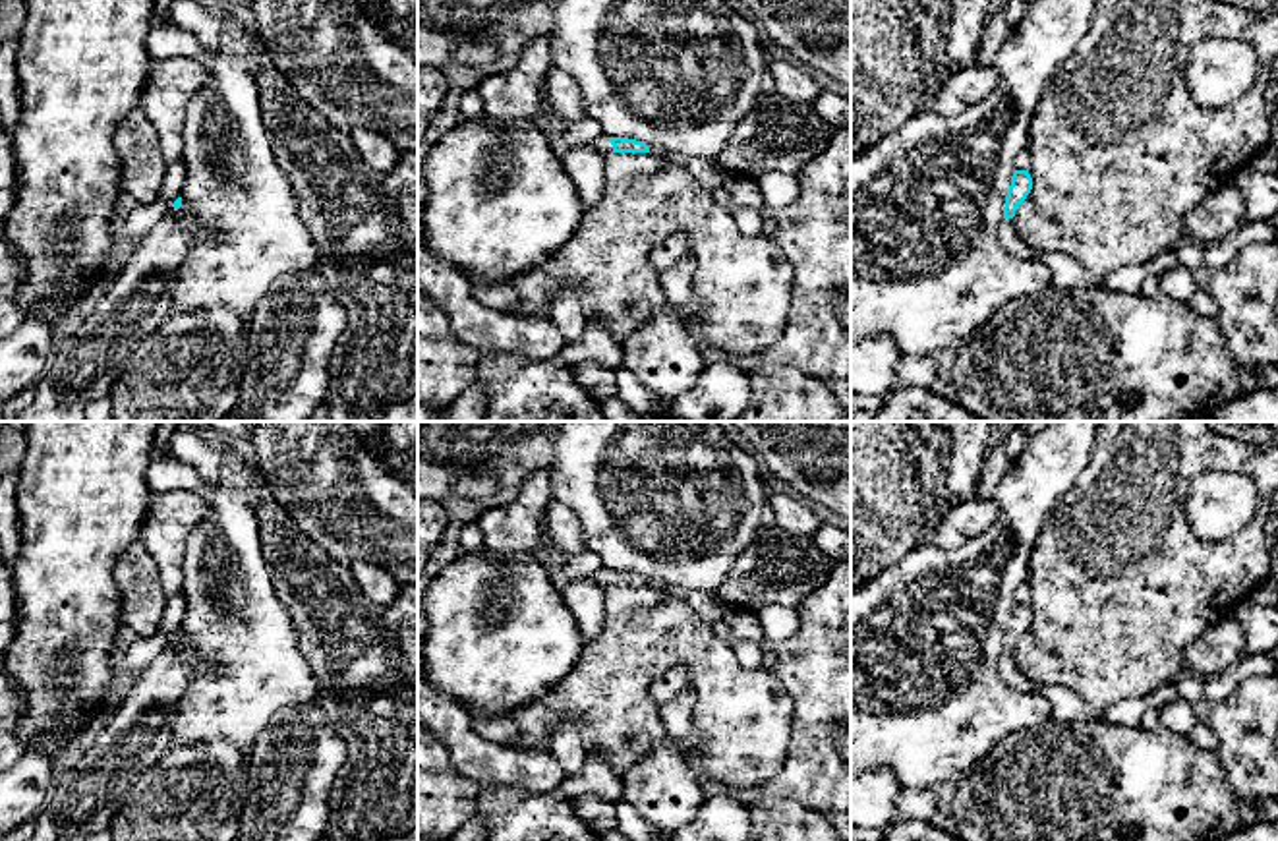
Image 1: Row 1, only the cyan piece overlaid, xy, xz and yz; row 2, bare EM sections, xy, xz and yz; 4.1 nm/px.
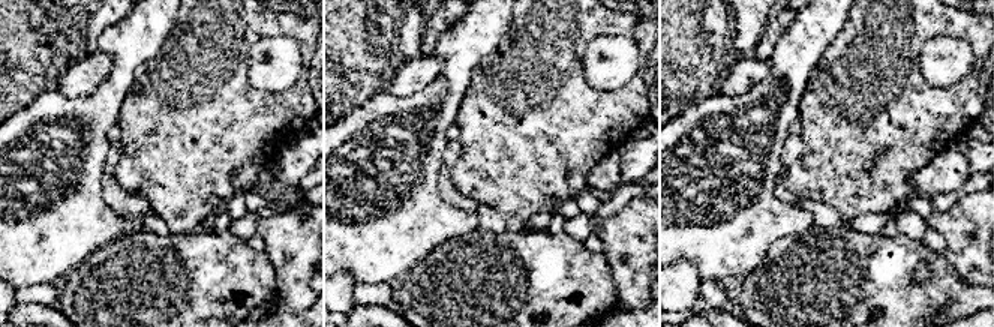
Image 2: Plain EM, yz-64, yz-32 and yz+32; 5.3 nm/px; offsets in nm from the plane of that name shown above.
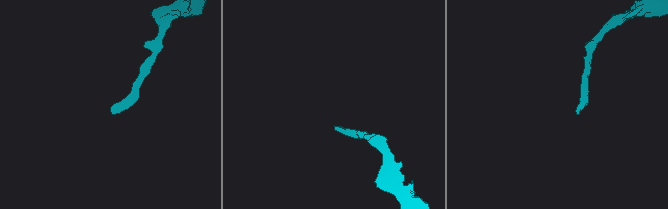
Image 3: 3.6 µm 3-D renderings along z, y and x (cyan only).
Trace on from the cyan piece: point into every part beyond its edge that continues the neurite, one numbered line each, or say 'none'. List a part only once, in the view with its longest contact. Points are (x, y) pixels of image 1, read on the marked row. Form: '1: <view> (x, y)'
1: xz (602, 144)

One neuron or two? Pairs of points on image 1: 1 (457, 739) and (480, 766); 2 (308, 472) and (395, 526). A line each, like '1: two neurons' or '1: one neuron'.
1: one neuron
2: one neuron

